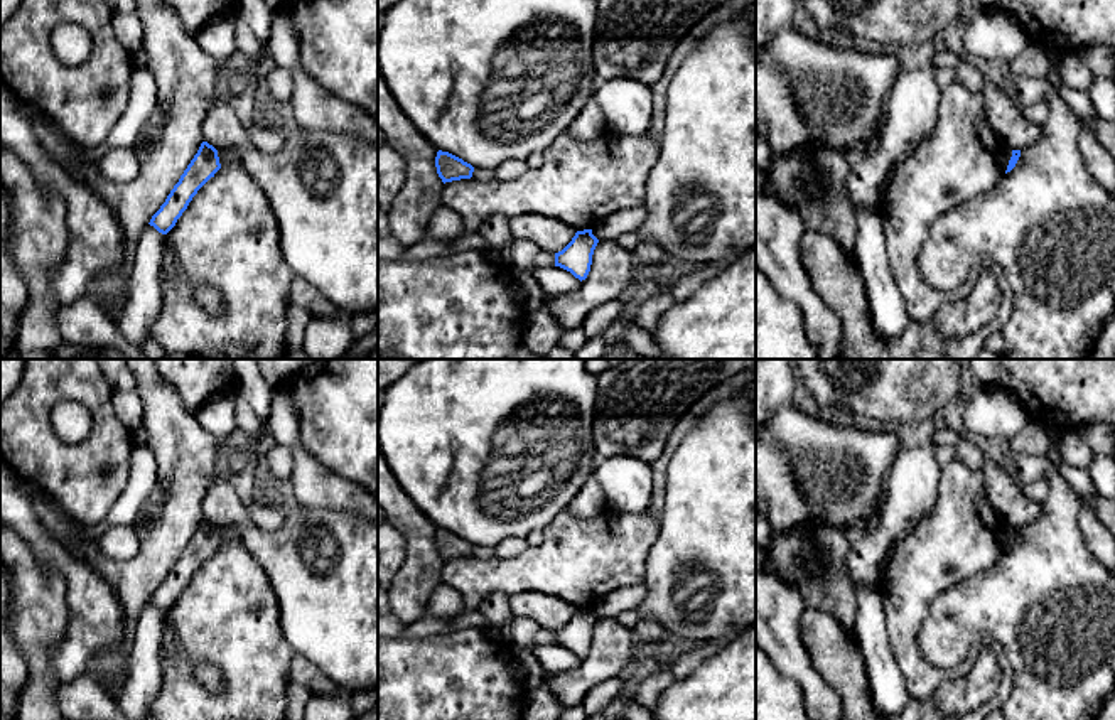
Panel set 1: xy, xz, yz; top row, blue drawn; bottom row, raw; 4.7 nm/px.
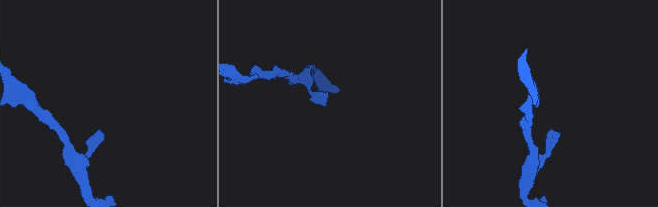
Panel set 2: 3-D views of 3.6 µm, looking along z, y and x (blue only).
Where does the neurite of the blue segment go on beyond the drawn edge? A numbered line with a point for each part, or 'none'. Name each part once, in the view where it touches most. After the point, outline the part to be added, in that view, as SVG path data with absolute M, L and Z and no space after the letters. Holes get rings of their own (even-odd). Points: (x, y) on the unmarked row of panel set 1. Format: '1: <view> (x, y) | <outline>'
none

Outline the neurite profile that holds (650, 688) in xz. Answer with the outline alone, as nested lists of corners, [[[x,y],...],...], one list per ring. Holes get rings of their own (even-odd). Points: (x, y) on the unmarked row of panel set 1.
[[[663,668],[648,678],[644,678],[634,691],[634,700],[648,710],[654,710],[656,700],[663,690],[675,683],[675,676],[670,668]]]

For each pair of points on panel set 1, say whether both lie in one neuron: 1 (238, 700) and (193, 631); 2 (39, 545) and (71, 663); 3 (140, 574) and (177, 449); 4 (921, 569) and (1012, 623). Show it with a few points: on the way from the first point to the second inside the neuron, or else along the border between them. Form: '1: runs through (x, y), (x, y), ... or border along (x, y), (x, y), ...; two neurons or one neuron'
1: runs through (238, 682), (238, 673), (211, 646); one neuron
2: runs through (70, 572), (81, 584), (81, 633); one neuron
3: runs through (161, 543), (177, 521), (177, 479); one neuron
4: border along (989, 569), (943, 591), (926, 614); two neurons

